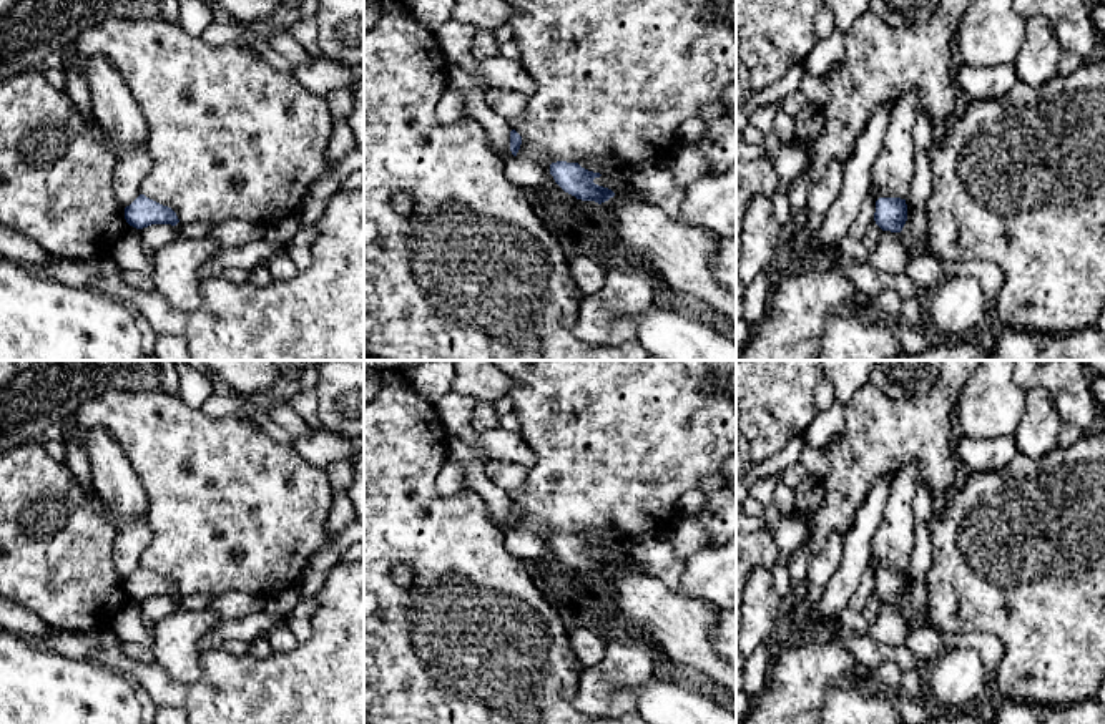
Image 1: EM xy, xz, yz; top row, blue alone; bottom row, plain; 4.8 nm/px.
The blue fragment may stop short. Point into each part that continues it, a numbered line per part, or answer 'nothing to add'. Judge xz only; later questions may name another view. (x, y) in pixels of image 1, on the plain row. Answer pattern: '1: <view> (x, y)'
nothing to add

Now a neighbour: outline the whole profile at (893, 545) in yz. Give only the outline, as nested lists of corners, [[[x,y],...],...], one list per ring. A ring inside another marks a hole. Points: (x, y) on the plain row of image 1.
[[[906,465],[892,480],[887,506],[871,545],[869,568],[906,571],[914,551],[912,501],[919,488],[917,465]]]

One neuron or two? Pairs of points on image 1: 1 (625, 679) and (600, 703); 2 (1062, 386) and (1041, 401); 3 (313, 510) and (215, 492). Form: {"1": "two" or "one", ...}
{"1": "one", "2": "two", "3": "one"}

